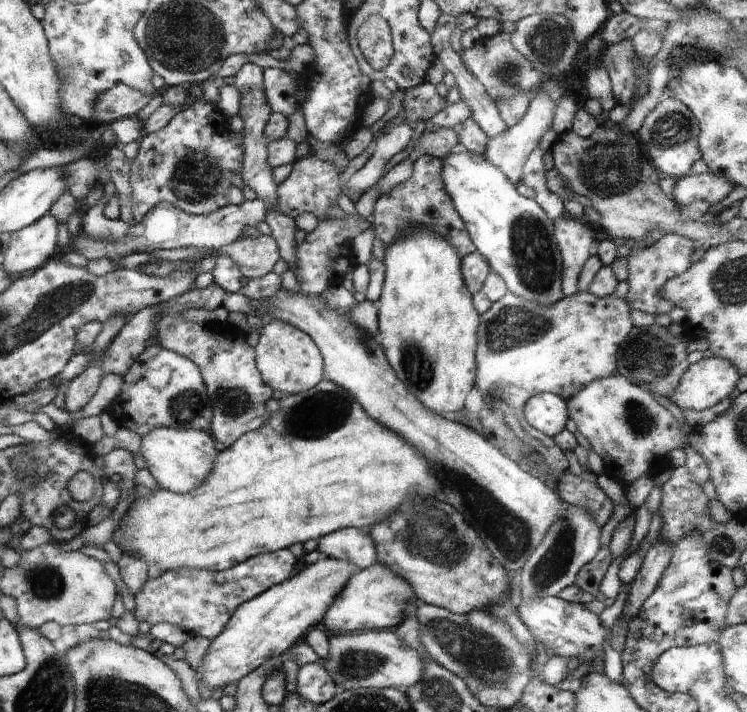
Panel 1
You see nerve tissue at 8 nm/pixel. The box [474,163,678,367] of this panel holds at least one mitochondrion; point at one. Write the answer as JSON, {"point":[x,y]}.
{"point":[532,250]}

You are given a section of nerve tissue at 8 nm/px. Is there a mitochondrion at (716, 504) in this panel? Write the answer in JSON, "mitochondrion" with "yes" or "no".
{"mitochondrion":"no"}

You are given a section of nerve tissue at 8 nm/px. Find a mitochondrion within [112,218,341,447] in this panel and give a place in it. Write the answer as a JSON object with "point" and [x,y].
{"point":[233,402]}

